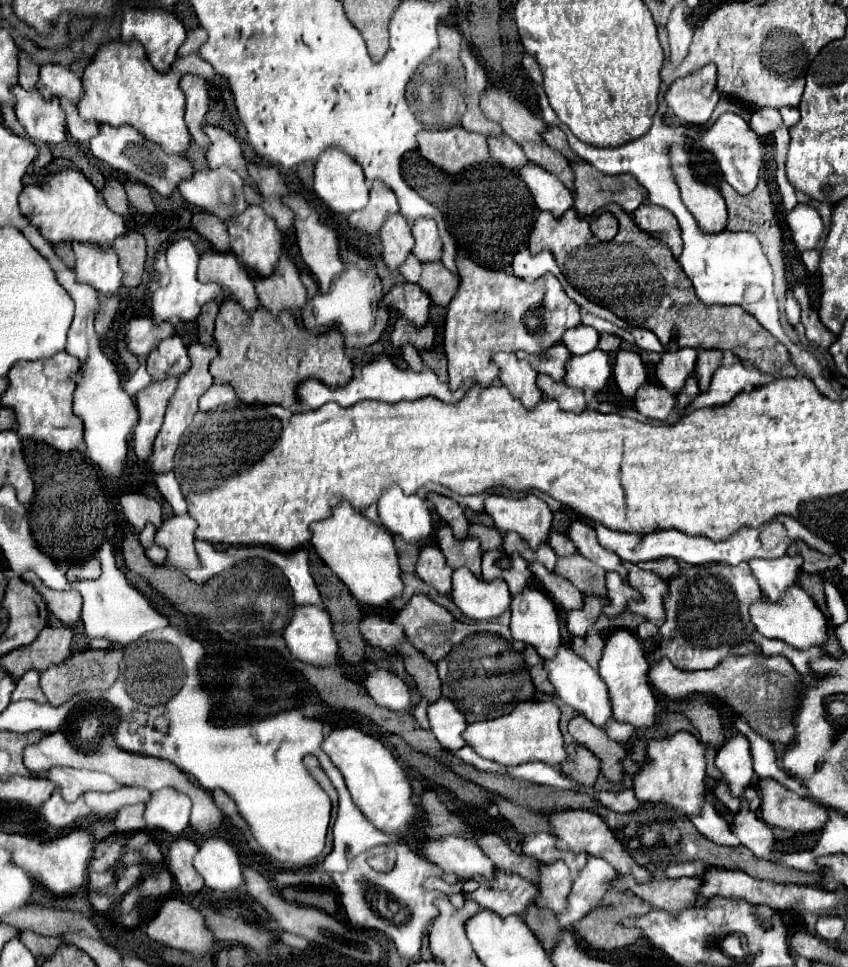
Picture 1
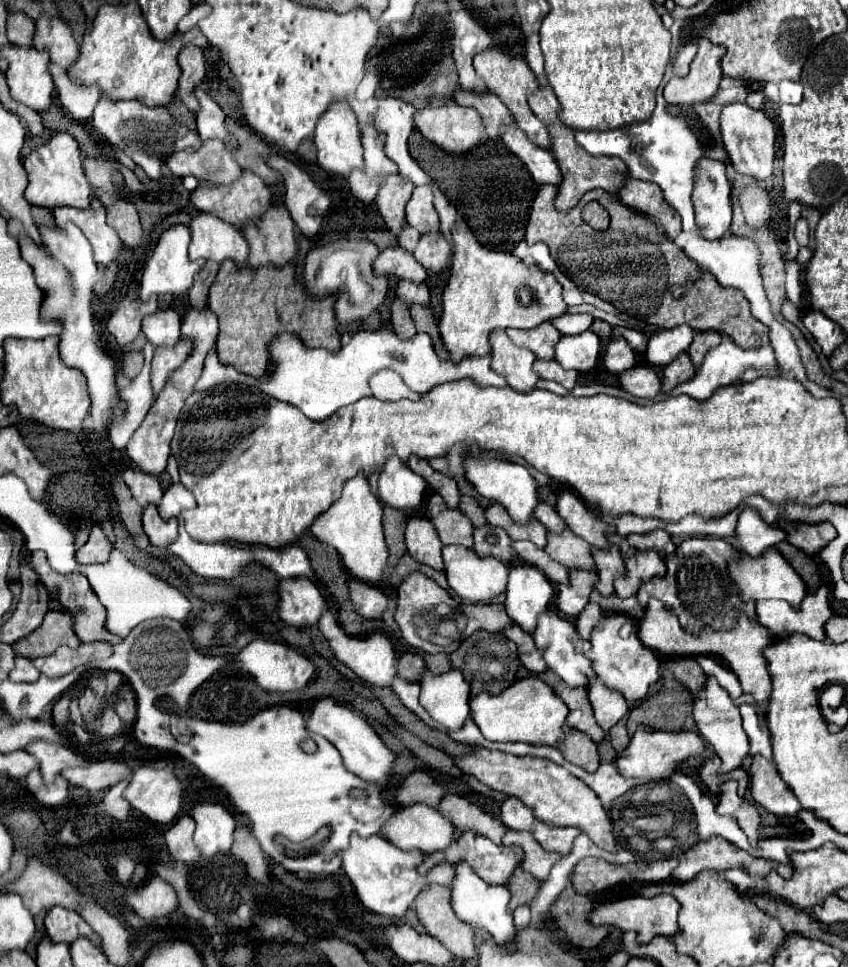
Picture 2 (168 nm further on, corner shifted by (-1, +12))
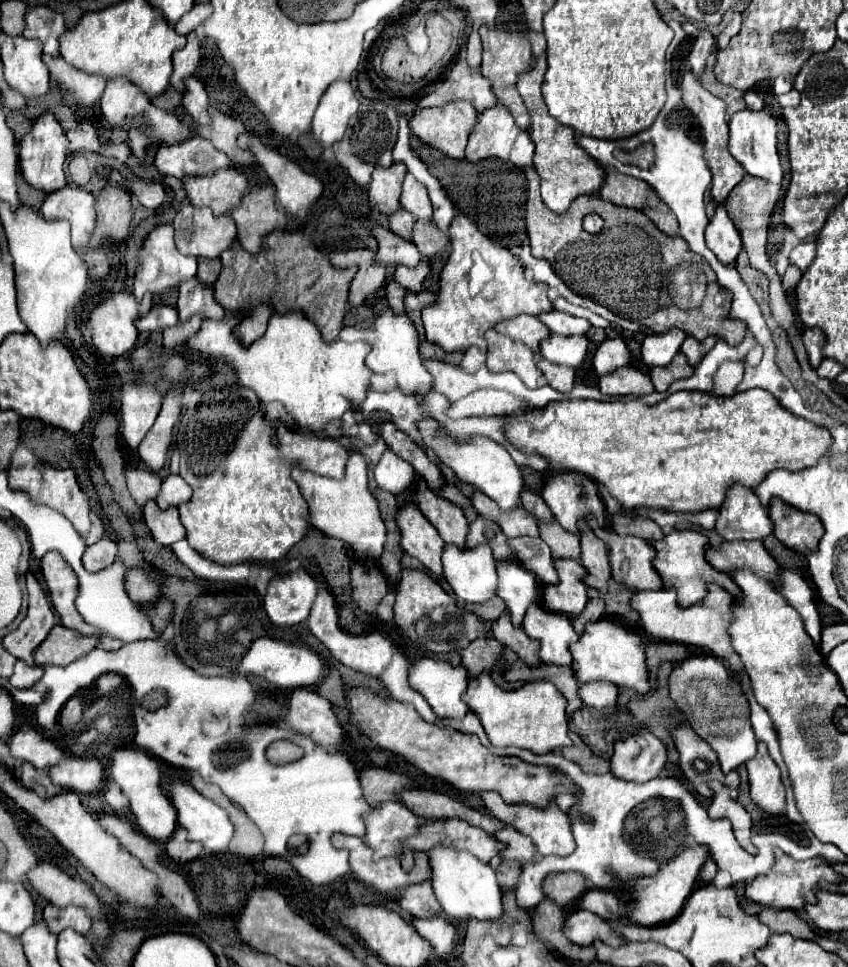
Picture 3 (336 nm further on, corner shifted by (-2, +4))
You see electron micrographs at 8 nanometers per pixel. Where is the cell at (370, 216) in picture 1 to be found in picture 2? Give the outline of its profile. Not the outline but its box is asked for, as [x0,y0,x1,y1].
[349,124,397,204]

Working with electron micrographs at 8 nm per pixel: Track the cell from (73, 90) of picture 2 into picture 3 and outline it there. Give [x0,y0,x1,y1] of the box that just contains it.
[44,56,106,110]

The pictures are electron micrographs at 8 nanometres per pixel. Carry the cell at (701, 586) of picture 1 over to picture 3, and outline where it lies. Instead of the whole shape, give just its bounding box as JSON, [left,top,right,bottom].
[652,530,736,608]

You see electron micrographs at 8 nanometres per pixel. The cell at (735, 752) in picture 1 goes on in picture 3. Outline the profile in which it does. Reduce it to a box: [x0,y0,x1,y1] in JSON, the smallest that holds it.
[670,656,756,774]

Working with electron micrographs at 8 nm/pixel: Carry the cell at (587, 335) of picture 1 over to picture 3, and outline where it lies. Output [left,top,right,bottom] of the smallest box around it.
[540,312,590,336]

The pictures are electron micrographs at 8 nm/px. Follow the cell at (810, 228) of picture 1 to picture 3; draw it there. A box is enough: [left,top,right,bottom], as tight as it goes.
[790,242,816,272]

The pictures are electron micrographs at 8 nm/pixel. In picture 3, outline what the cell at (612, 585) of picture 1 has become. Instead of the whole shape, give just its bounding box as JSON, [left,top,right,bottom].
[580,526,610,592]

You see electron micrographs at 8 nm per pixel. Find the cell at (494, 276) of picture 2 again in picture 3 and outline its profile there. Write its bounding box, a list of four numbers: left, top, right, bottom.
[422,214,554,352]

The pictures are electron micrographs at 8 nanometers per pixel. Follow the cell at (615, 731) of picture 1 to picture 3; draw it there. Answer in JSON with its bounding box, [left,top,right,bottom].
[580,680,618,710]

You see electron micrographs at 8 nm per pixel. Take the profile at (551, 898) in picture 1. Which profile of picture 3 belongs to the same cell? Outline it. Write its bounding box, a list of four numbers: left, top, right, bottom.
[498,826,536,862]

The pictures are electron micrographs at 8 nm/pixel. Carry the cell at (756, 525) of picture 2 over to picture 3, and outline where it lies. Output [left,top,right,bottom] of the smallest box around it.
[716,484,774,540]

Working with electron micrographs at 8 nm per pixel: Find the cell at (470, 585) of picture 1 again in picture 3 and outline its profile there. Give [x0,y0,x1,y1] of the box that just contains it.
[442,544,496,604]

